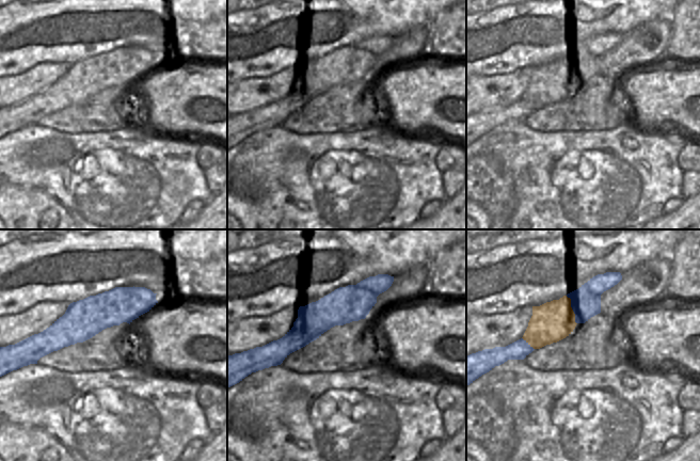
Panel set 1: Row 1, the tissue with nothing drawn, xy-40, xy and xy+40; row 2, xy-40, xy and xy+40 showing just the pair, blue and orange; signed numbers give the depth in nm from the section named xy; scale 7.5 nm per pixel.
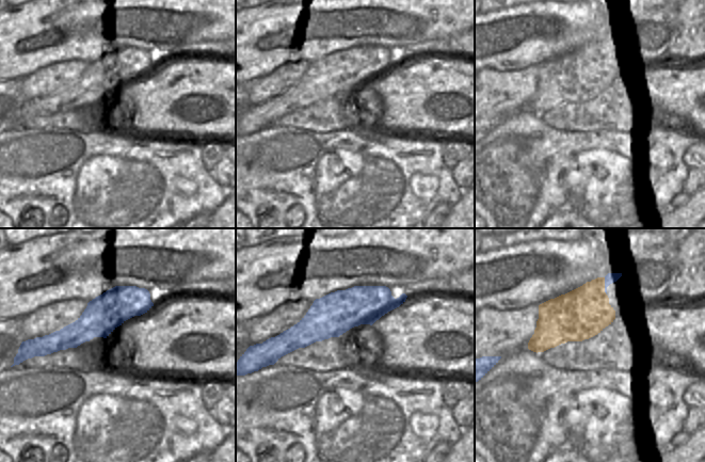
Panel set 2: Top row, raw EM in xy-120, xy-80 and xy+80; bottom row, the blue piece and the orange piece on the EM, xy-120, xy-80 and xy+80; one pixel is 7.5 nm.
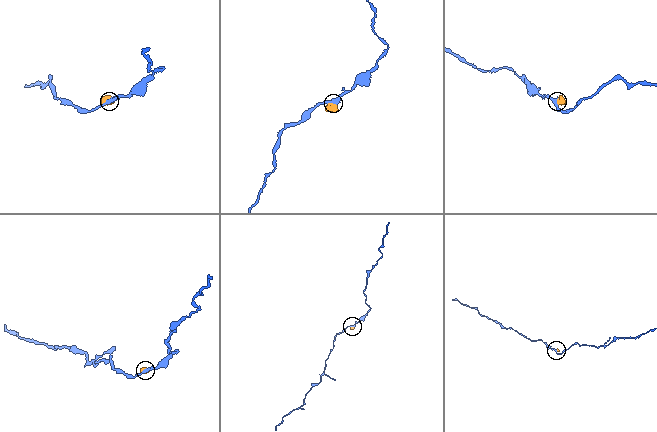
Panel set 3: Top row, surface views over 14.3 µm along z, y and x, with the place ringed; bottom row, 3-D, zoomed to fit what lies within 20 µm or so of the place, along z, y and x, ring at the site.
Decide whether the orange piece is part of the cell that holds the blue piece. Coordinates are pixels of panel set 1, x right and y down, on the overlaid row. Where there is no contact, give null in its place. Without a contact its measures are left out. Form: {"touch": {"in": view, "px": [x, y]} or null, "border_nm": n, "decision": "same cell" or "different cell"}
{"touch": {"in": "xy+40", "px": [572, 308]}, "border_nm": 240, "decision": "same cell"}

